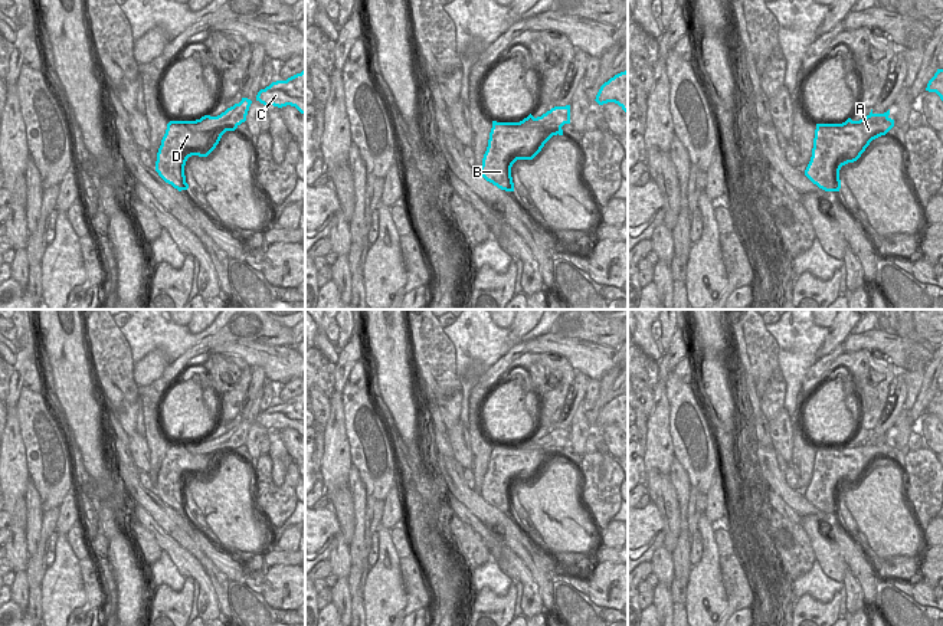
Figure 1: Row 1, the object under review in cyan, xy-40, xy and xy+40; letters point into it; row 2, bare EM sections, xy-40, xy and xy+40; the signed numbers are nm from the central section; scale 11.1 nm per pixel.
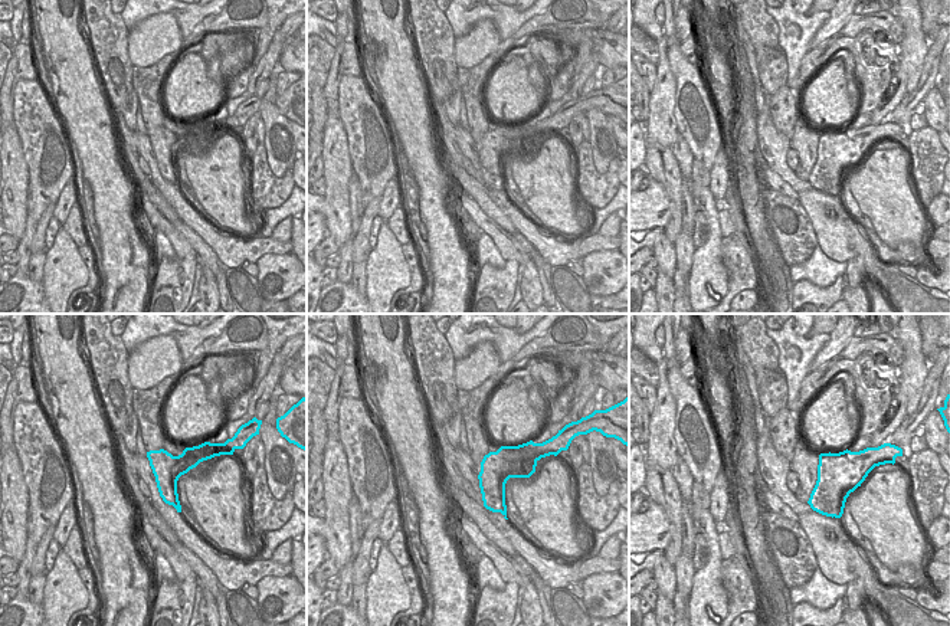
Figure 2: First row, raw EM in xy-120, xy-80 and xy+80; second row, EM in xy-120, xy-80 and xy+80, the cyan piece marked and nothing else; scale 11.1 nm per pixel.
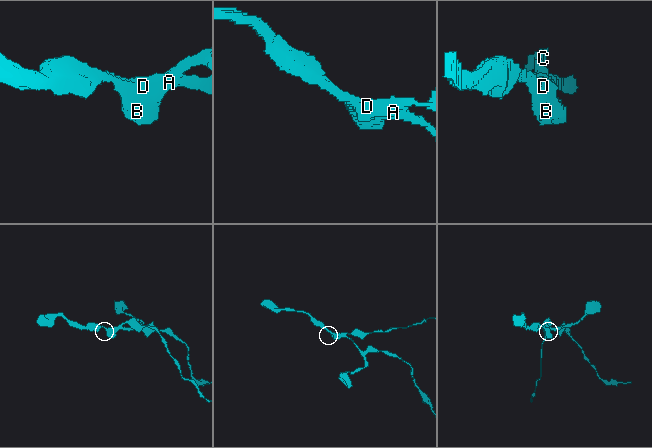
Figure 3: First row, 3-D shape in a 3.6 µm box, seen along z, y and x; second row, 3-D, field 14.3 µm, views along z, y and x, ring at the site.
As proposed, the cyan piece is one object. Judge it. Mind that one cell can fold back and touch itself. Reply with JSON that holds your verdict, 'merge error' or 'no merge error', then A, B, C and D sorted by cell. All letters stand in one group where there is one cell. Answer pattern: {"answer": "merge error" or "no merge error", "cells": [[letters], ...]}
{"answer": "merge error", "cells": [["A", "B", "D"], ["C"]]}

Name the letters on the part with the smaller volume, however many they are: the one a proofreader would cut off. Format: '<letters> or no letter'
C

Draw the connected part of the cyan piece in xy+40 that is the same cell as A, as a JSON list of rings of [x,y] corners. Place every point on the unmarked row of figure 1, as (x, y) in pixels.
[[[894,442],[885,445],[816,446],[811,484],[805,498],[825,514],[839,514],[839,492],[857,484],[870,465],[885,458],[894,449]]]

